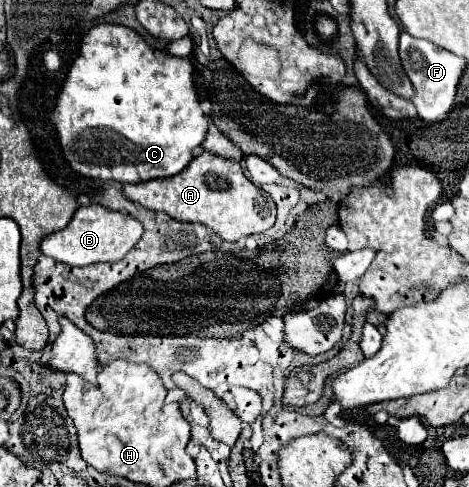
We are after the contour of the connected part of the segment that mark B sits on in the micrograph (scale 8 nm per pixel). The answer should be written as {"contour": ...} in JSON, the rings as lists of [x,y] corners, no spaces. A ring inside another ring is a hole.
{"contour":[[[99,204],[81,206],[75,210],[73,220],[67,228],[49,234],[41,240],[41,252],[45,256],[55,258],[57,262],[71,264],[71,266],[89,266],[97,262],[117,262],[121,260],[141,238],[143,226],[139,220],[131,218],[129,214],[107,210]]]}

